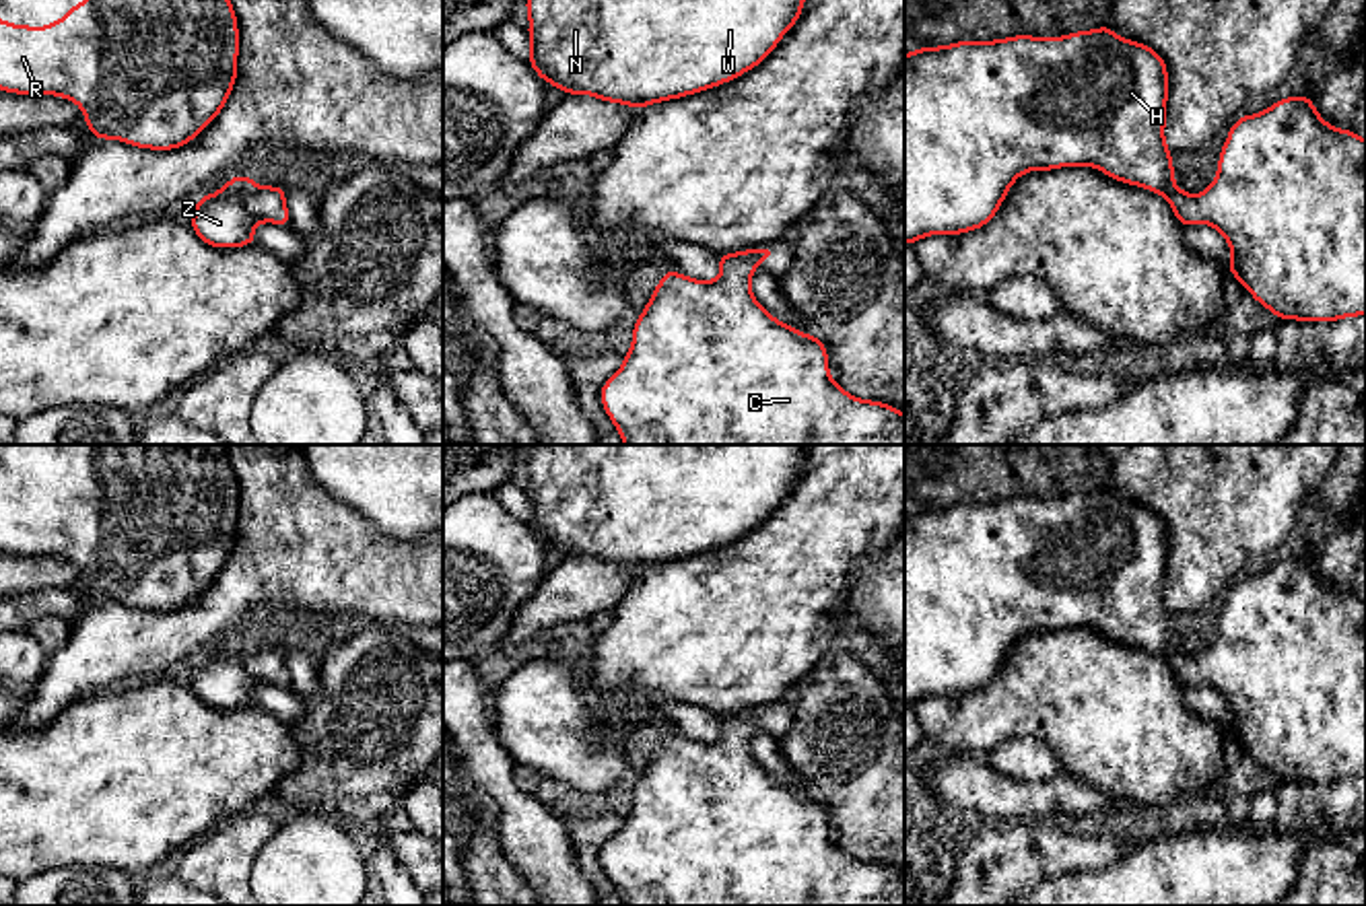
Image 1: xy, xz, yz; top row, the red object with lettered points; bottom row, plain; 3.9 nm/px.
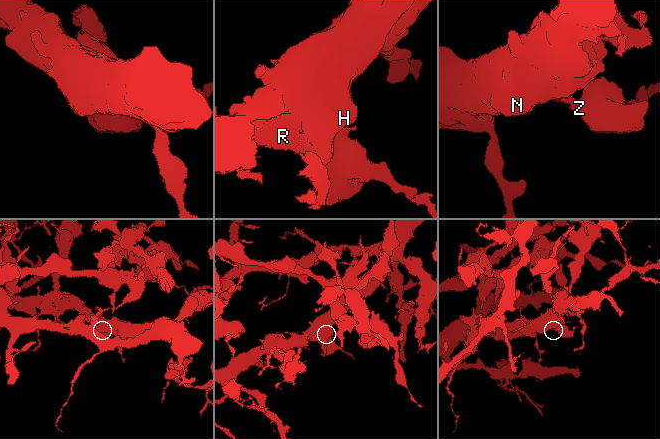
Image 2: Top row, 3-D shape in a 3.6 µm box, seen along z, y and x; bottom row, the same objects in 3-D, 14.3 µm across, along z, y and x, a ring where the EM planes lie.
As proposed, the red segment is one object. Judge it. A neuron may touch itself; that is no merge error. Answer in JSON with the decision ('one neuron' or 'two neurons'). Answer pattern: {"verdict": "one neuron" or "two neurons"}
{"verdict": "one neuron"}

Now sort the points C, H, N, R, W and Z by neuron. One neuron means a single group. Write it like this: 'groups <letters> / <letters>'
groups C H N R W Z

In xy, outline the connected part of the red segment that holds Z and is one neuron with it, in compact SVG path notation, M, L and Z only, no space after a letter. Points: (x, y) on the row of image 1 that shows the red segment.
M235 175L218 191L196 198L190 226L202 243L231 249L255 245L258 222L291 226L284 185L264 187Z

